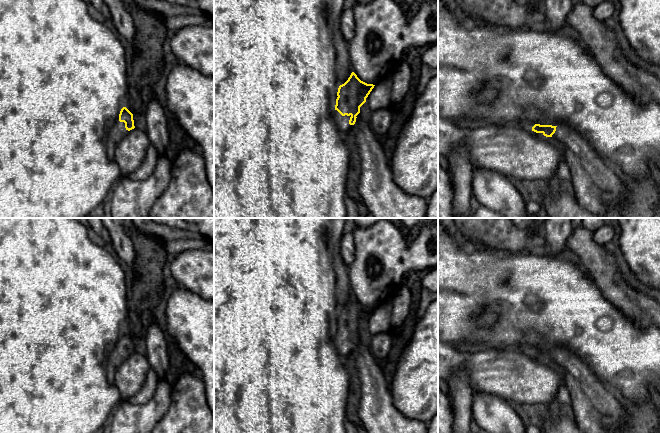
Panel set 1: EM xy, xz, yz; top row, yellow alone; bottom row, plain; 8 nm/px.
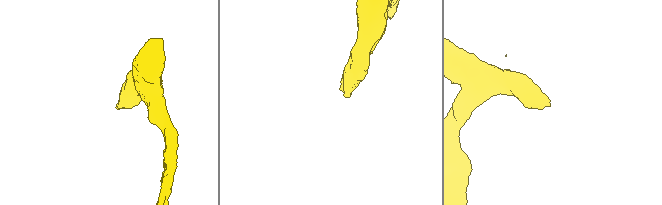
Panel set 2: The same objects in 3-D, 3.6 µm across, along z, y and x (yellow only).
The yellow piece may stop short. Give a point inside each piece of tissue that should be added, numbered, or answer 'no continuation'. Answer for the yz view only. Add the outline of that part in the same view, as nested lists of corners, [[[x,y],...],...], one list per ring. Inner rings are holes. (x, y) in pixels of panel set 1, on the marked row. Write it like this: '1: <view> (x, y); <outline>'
1: yz (598, 188); [[[557,126],[552,135],[564,154],[576,199],[598,216],[616,216],[630,199],[617,171],[602,160],[577,131]]]

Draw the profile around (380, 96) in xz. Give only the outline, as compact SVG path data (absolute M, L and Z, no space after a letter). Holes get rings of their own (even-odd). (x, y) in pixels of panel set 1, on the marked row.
M392 76L385 78L377 83L368 97L366 103L372 111L378 110L382 107L392 107L391 105L391 89L392 89Z

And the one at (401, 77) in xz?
M401 62L392 74L391 105L399 103L409 88L411 82L412 64Z

